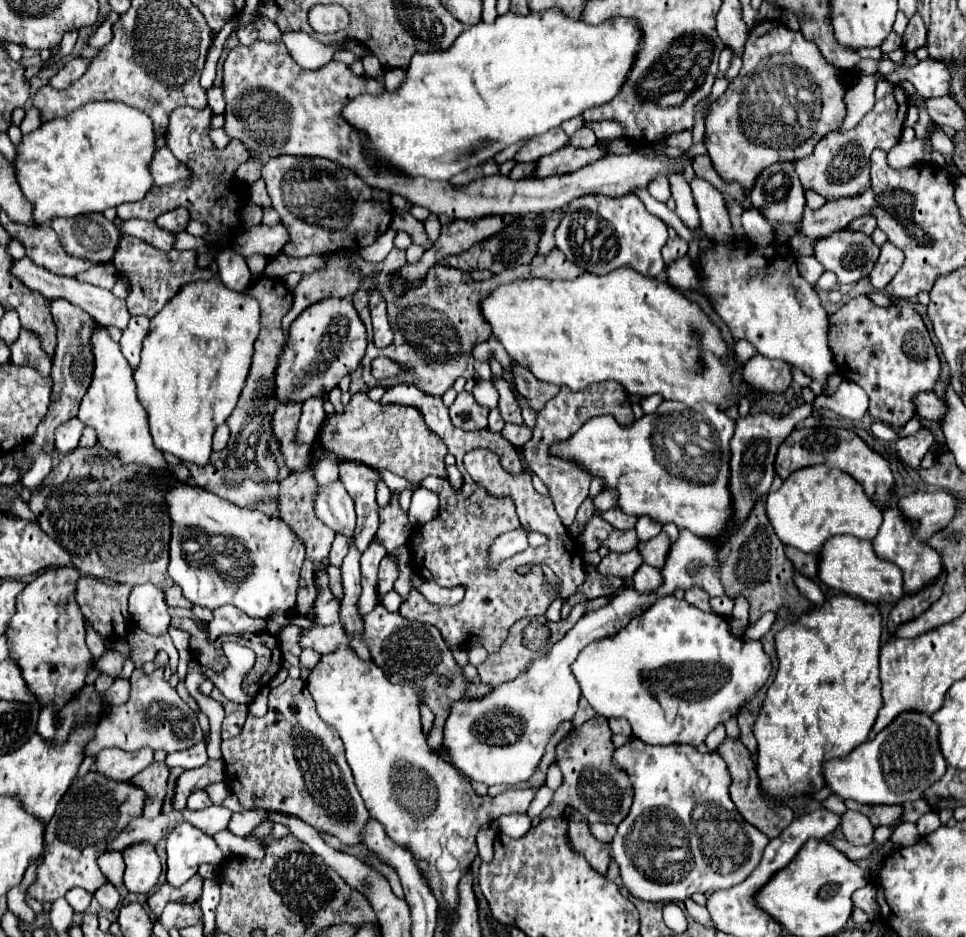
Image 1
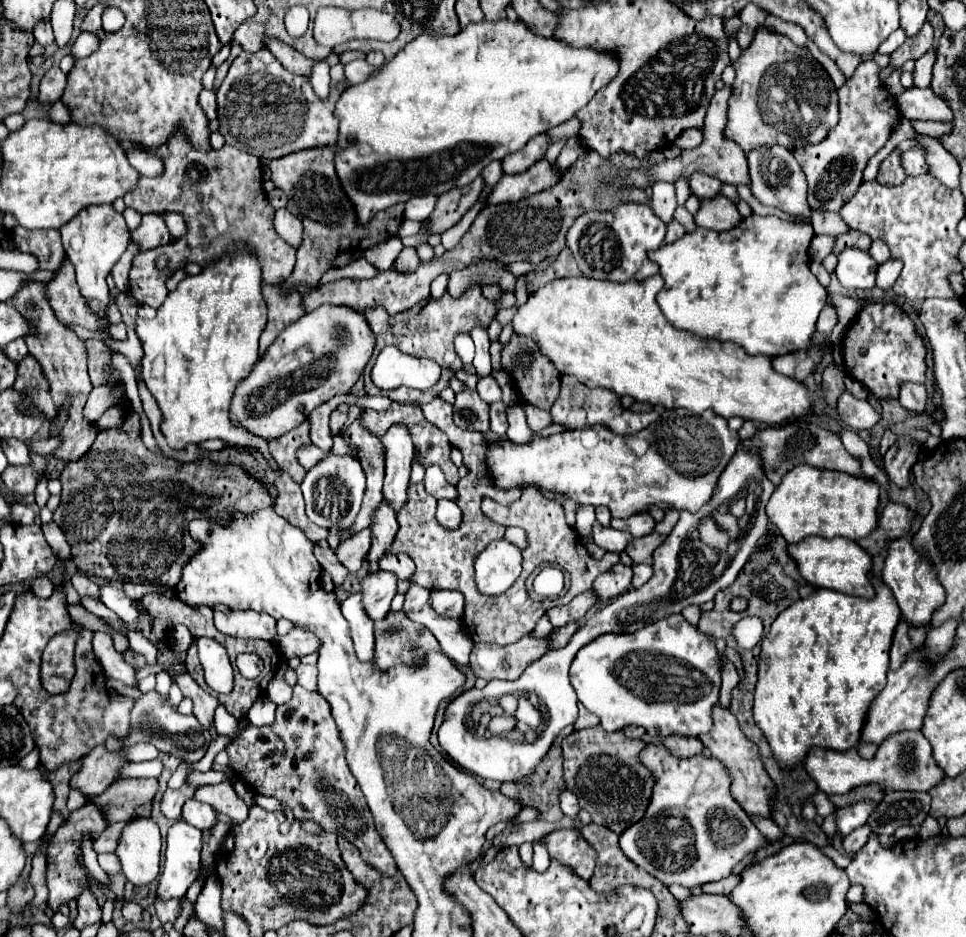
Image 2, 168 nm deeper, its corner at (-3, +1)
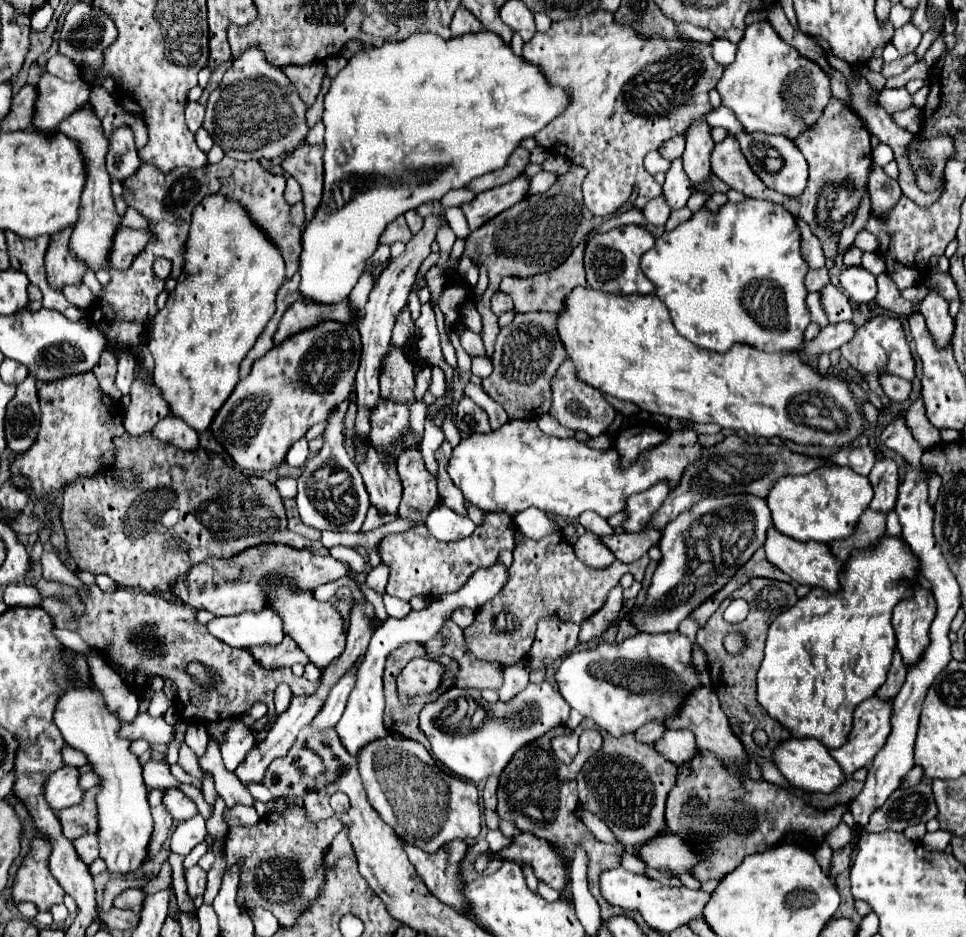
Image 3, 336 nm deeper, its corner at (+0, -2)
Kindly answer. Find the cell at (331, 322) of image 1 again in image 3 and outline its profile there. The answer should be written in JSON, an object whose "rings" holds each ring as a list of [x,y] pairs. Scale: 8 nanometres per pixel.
{"rings":[[[327,320],[327,324],[319,324],[319,328],[309,328],[307,332],[297,332],[287,338],[281,346],[273,346],[263,358],[255,360],[247,378],[243,378],[223,408],[217,412],[211,432],[223,444],[223,448],[231,454],[235,464],[253,472],[267,472],[279,466],[285,460],[289,446],[295,440],[301,440],[305,432],[317,424],[327,420],[327,412],[349,398],[355,372],[359,368],[361,358],[361,336],[353,324],[335,324]]]}

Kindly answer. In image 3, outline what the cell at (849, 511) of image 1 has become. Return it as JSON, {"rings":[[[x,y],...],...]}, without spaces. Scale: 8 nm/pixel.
{"rings":[[[823,466],[805,476],[779,478],[765,500],[773,514],[773,524],[781,534],[803,542],[817,540],[829,544],[831,540],[841,540],[855,532],[855,524],[867,510],[871,498],[873,488],[865,476],[843,466]]]}

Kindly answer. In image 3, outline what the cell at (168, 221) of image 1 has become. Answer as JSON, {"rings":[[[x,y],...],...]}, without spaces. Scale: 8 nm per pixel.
{"rings":[[[119,226],[117,234],[115,234],[115,240],[113,240],[111,254],[109,254],[109,268],[127,270],[131,266],[131,262],[135,260],[135,256],[139,252],[143,252],[143,248],[151,240],[153,240],[151,232]]]}

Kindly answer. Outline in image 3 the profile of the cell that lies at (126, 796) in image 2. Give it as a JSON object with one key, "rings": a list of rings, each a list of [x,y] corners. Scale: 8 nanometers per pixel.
{"rings":[[[99,786],[89,788],[79,804],[57,812],[63,826],[63,834],[69,840],[77,840],[79,836],[85,834],[97,834],[97,804],[95,804],[97,792]]]}

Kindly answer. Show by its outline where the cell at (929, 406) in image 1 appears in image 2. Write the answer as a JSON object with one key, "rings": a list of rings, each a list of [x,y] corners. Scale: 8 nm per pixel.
{"rings":[[[902,383],[900,393],[898,393],[898,401],[908,411],[924,411],[924,407],[928,403],[928,395],[926,395],[924,385]]]}

